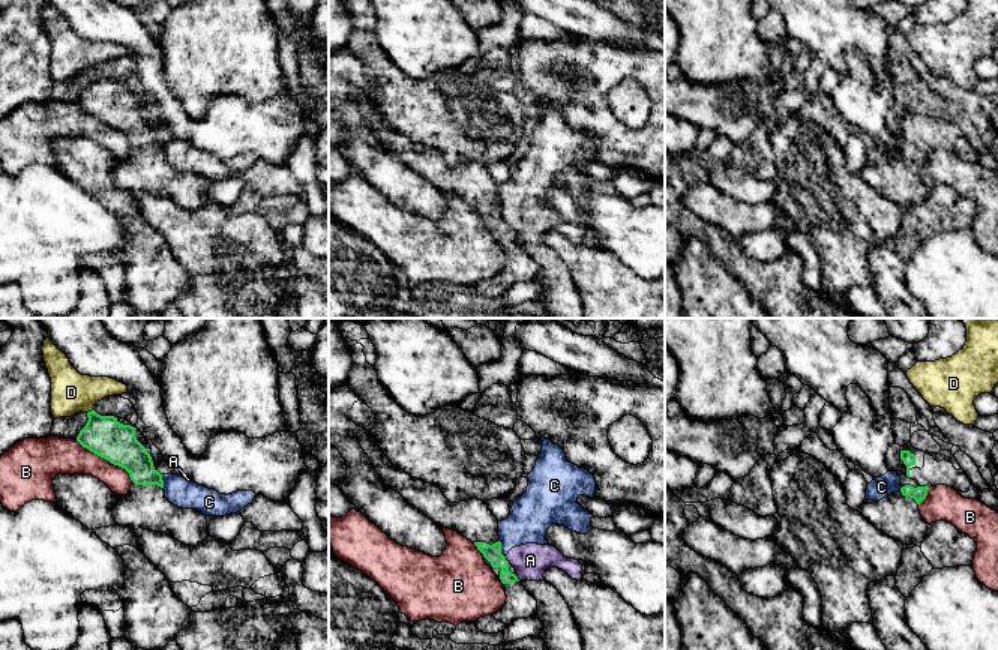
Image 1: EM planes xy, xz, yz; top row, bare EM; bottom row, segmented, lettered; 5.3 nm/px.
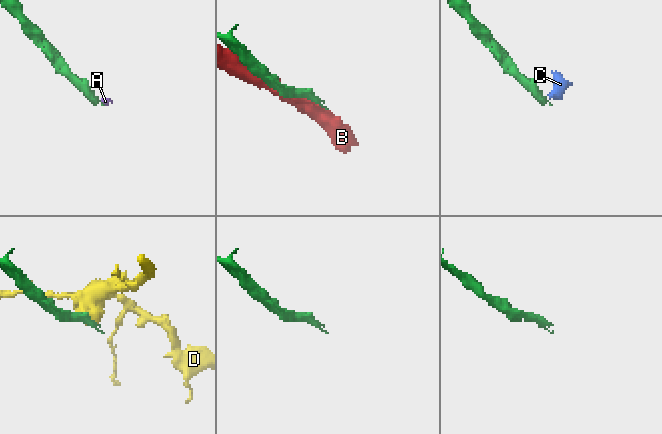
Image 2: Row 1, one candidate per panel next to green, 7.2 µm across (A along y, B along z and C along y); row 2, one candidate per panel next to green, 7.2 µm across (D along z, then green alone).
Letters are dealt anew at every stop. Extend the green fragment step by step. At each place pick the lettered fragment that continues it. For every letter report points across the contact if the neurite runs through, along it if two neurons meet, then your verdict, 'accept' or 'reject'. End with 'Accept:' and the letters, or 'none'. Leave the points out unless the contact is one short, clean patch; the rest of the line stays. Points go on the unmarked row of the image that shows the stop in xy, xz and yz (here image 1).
A: border xz (503, 219), (509, 225); reject
B: reject
C: border xz (498, 204), (503, 219); reject
D: reject
Accept: none

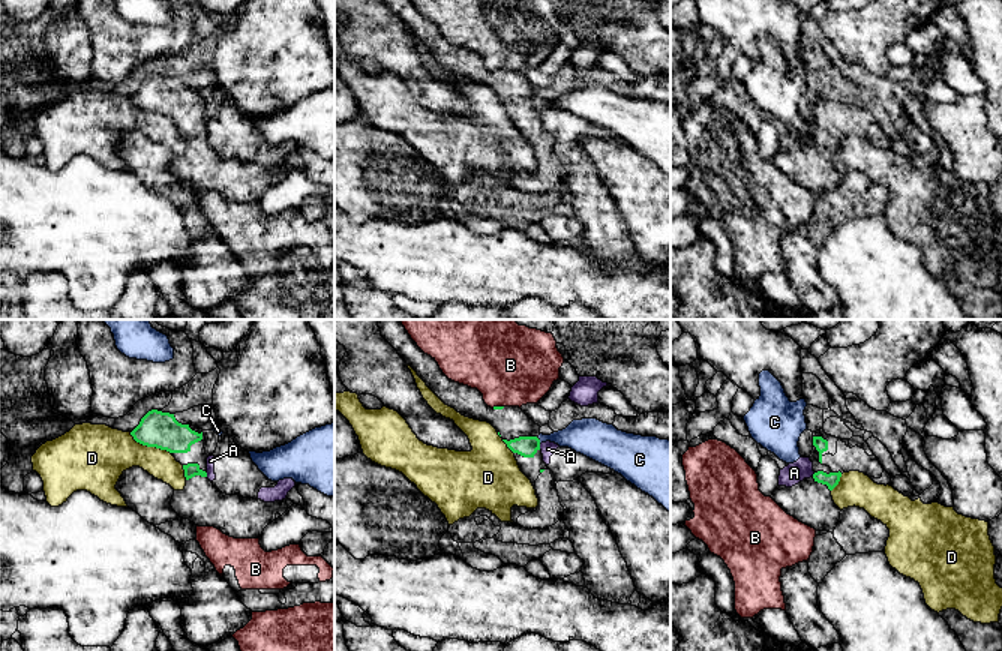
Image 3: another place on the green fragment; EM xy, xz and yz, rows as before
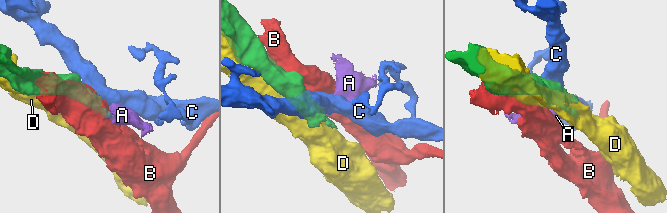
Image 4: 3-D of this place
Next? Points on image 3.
A: border xz (539, 108), (540, 113); reject
B: reject
C: border xz (537, 102), (540, 107); reject
D: reject
Accept: none

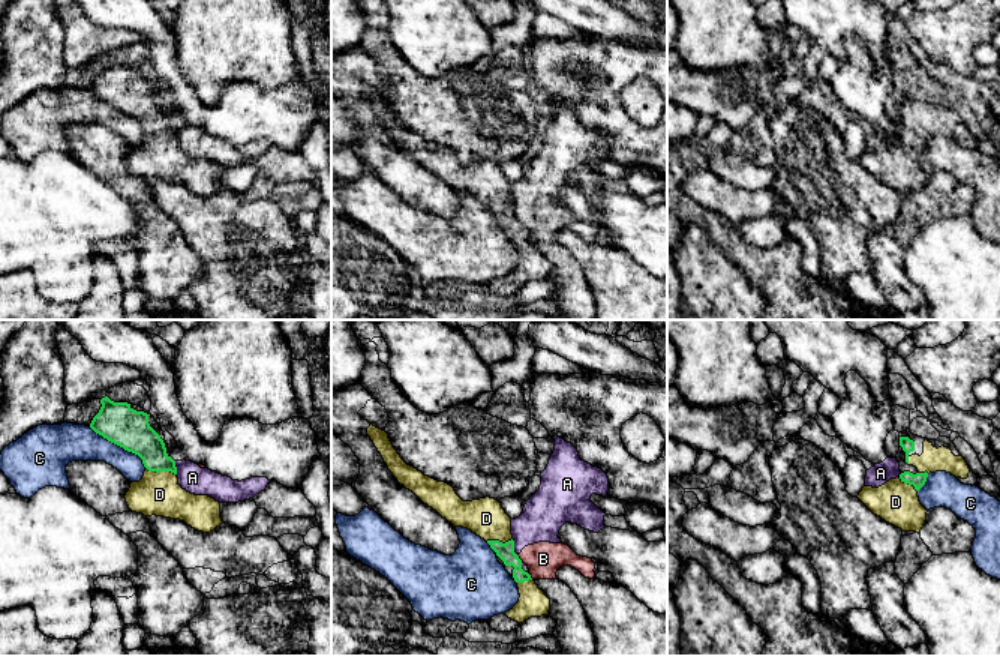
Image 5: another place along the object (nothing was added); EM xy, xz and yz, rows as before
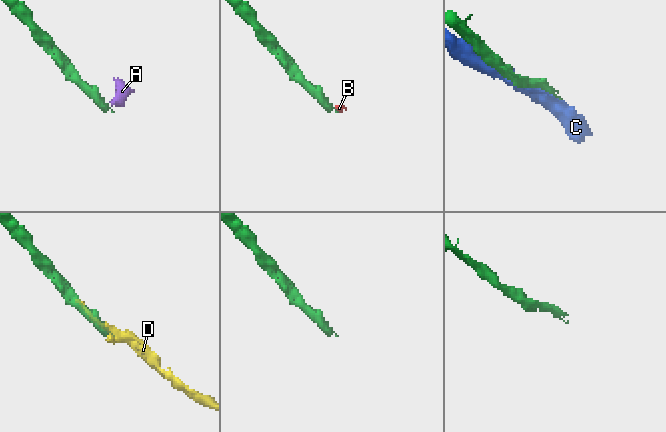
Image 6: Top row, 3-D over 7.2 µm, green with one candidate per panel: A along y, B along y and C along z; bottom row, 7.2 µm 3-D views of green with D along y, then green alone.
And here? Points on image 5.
A: border xz (511, 203), (516, 218); reject
B: border xz (516, 218), (522, 224); reject
C: reject
D: accept
Accept: D

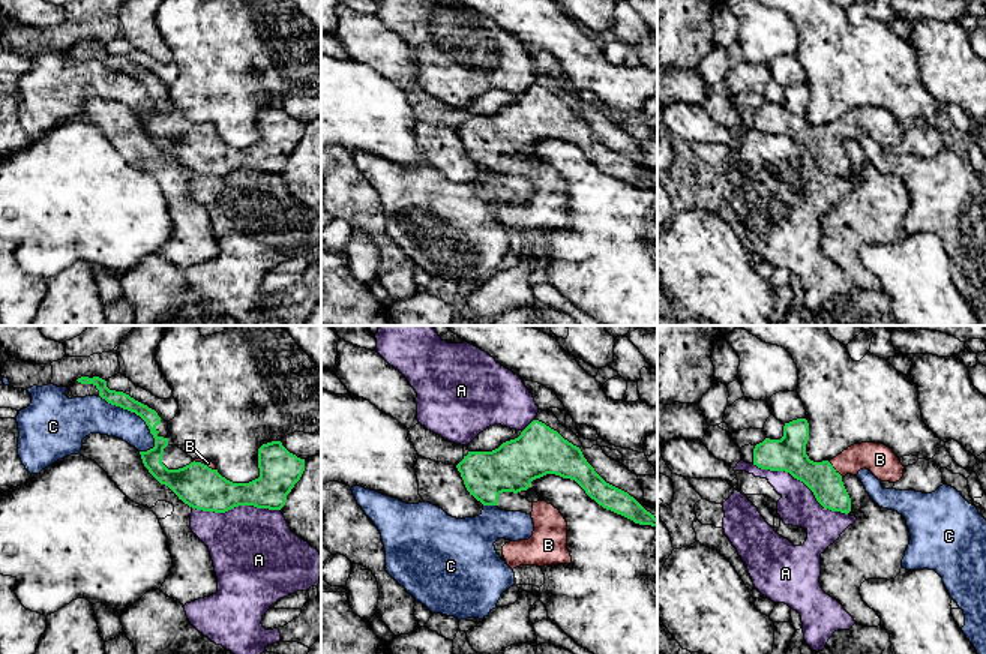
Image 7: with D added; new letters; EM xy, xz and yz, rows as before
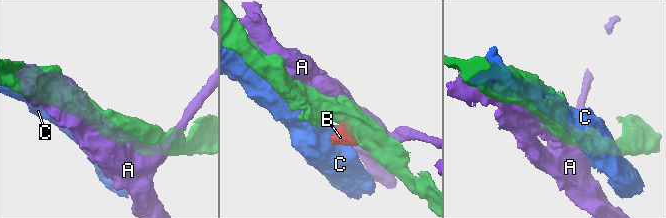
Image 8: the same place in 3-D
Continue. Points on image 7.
A: reject
B: way yz (790, 119), (803, 132), (833, 132), (854, 122), (877, 122); accept
C: reject
Accept: B

